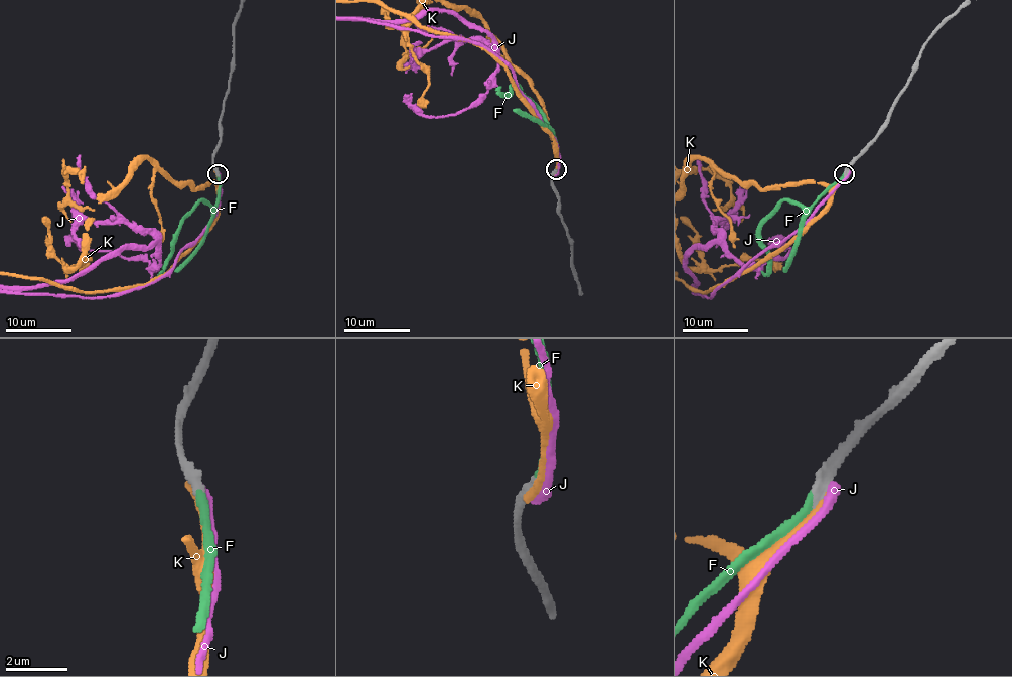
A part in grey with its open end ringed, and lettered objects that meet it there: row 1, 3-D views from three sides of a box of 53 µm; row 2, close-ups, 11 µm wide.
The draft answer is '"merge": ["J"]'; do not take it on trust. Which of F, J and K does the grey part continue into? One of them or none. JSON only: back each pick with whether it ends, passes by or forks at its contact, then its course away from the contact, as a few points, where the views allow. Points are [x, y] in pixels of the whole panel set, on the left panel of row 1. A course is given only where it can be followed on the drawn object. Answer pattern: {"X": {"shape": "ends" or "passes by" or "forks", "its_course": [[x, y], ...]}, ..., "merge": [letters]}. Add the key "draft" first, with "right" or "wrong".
{"draft": "wrong", "F": {"shape": "ends", "its_course": [[217, 172], [219, 202], [213, 208], [207, 200], [200, 200], [184, 219], [169, 260], [158, 276]]}, "merge": ["F"]}

